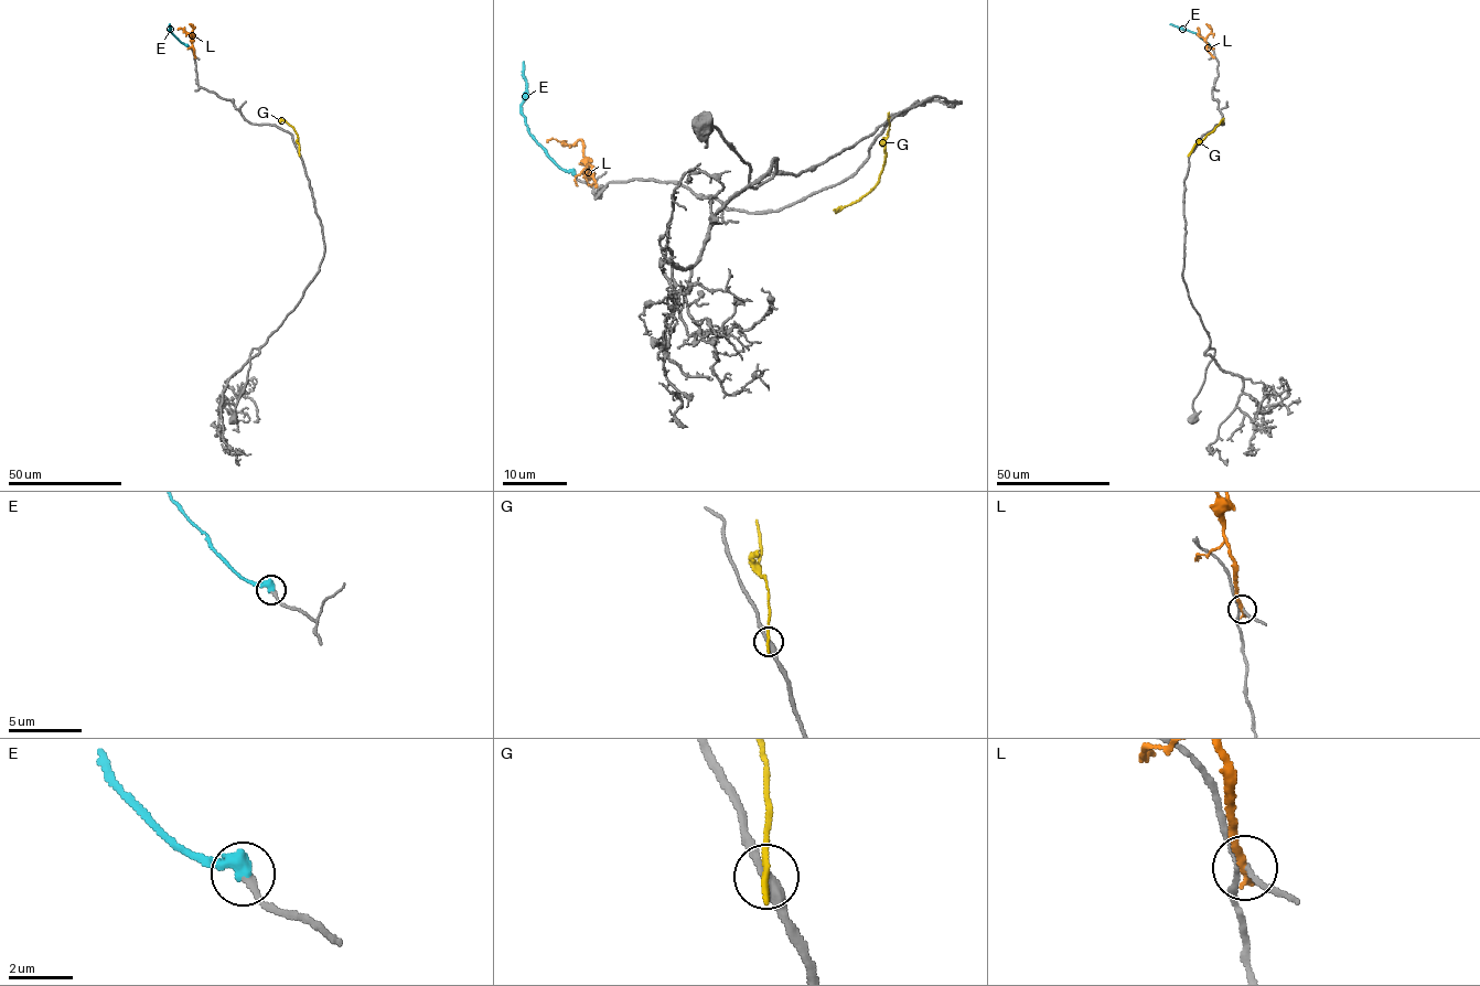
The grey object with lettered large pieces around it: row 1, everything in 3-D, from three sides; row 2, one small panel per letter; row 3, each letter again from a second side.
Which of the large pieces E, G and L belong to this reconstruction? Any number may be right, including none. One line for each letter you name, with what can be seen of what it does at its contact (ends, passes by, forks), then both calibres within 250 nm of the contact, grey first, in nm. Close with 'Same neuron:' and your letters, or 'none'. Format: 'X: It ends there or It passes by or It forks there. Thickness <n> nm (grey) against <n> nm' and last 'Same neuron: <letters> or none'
E: It ends there. Thickness 200 nm (grey) against 550 nm
Same neuron: E

